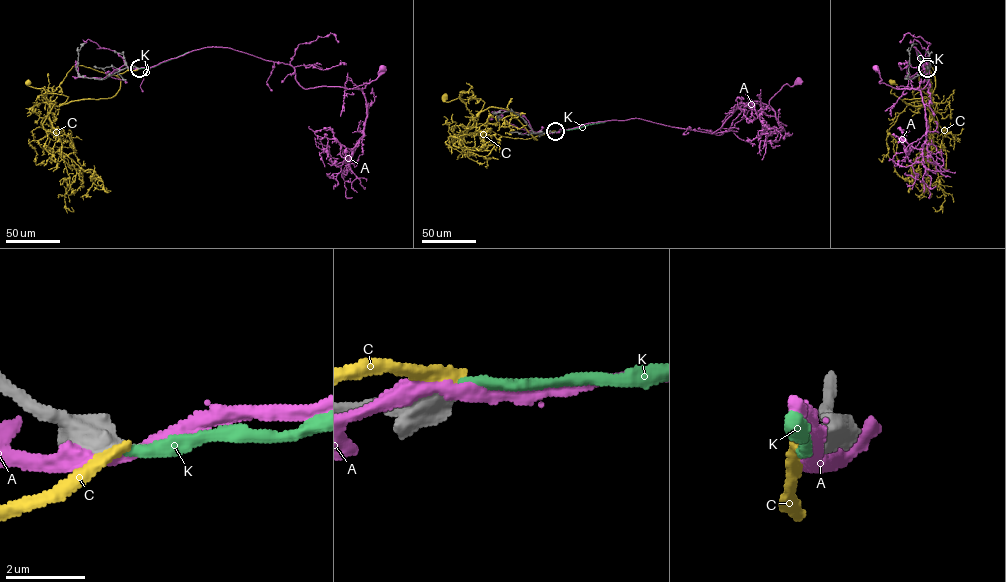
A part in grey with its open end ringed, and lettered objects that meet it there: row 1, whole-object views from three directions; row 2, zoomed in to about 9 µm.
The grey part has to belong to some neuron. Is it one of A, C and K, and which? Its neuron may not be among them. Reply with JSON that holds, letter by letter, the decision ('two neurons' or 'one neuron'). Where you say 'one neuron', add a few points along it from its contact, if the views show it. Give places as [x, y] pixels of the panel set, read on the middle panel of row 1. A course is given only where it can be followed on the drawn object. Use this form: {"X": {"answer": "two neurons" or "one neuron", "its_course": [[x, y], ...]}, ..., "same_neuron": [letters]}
{"A": {"answer": "two neurons"}, "C": {"answer": "two neurons"}, "K": {"answer": "one neuron", "its_course": [[555, 131], [605, 122]]}, "same_neuron": ["K"]}

